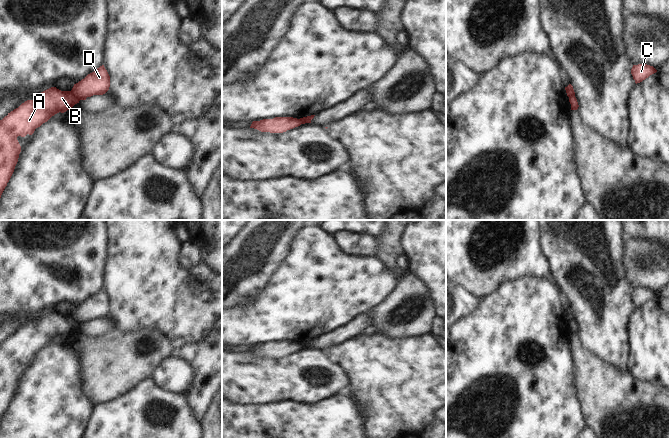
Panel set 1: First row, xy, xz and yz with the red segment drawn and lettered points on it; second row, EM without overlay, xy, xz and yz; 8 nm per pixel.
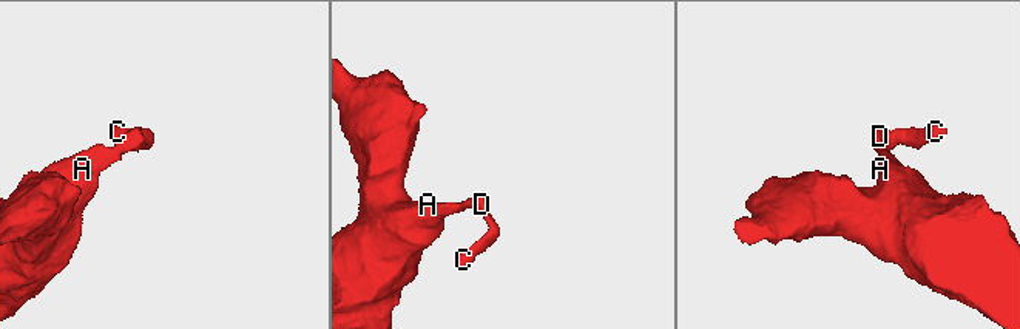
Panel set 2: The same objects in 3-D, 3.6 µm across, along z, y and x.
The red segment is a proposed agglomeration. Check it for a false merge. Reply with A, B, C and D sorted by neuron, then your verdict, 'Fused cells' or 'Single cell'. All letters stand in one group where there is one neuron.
Groups: A B / C D. Fused cells.

